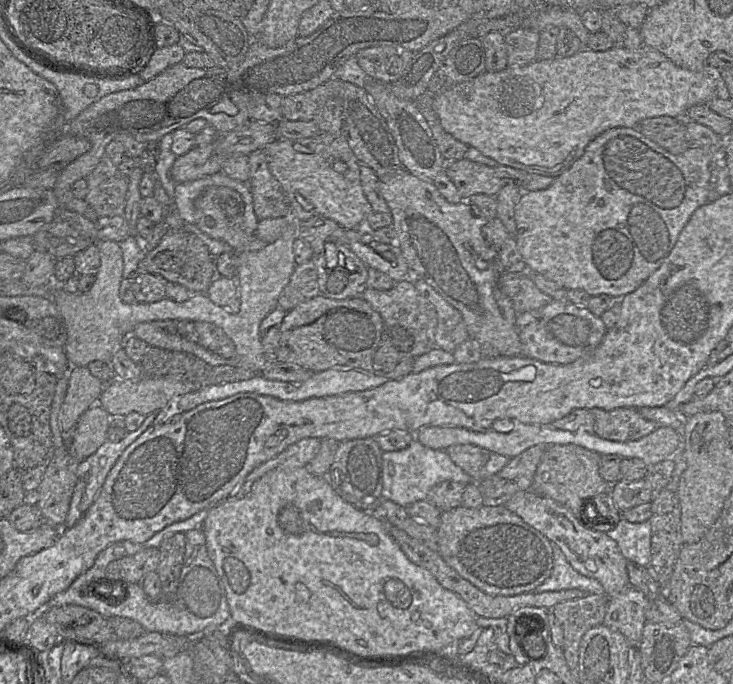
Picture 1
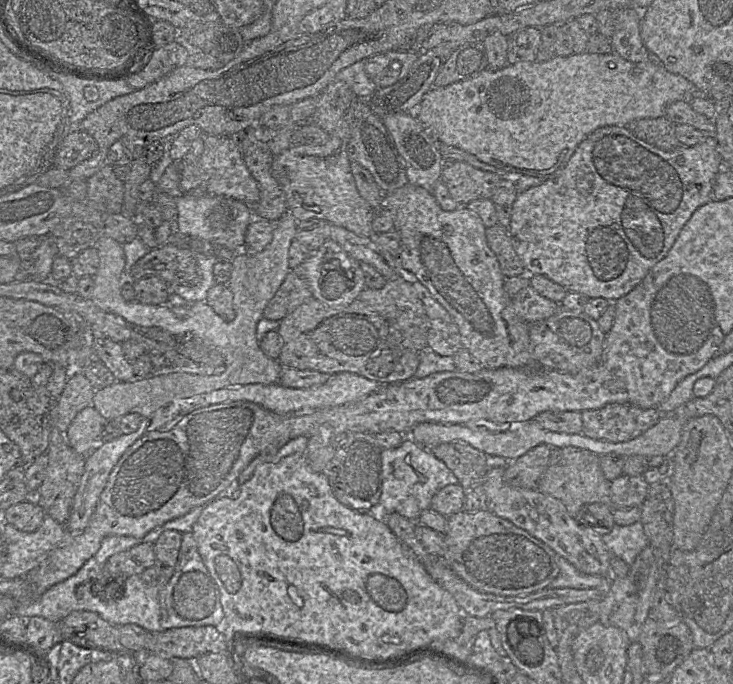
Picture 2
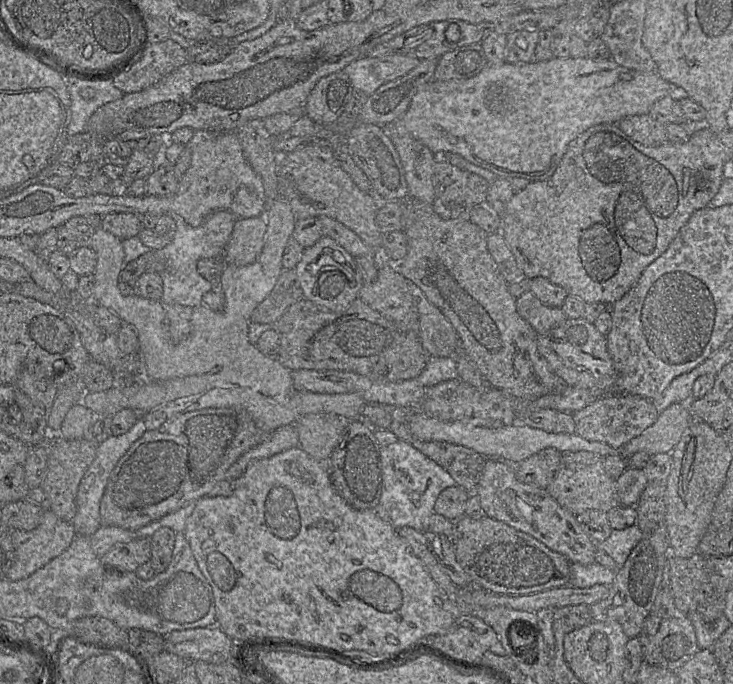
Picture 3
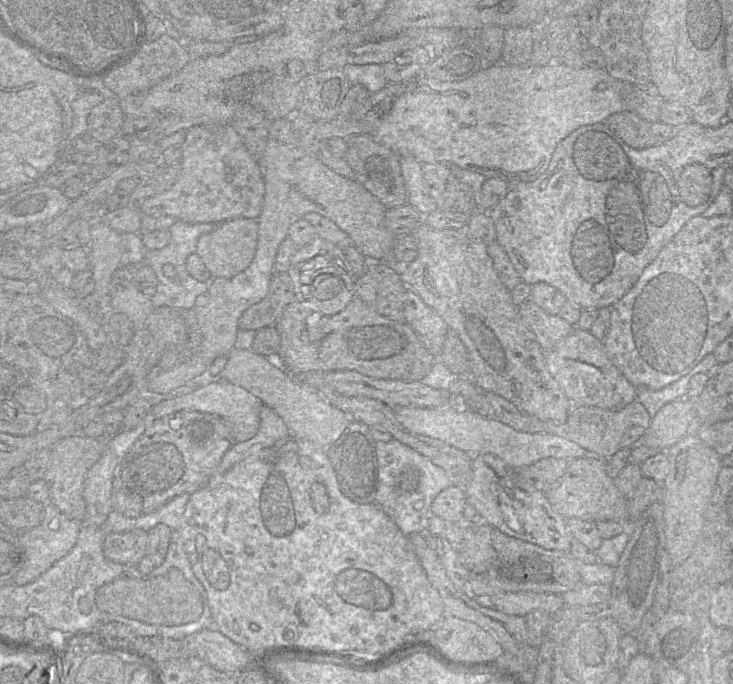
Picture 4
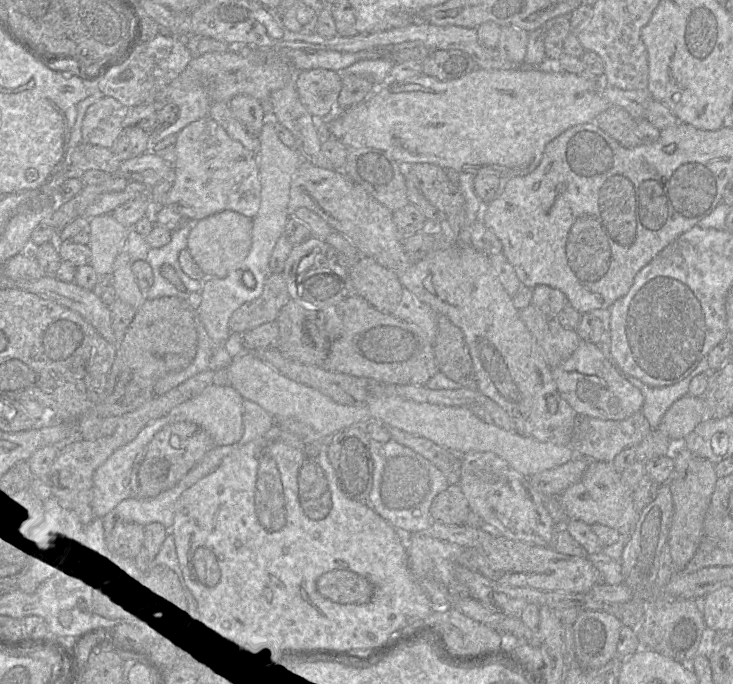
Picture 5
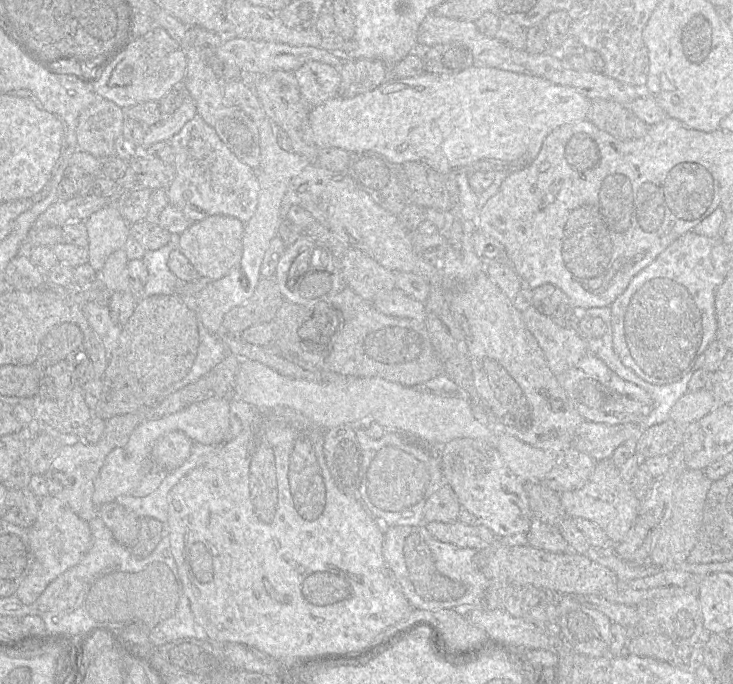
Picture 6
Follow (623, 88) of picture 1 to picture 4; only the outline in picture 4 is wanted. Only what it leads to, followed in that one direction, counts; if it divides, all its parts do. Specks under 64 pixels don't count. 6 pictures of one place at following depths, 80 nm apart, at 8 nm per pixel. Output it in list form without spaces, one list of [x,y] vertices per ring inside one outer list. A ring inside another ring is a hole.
[[[560,61],[548,63],[545,66],[493,63],[461,81],[440,81],[421,74],[408,83],[406,90],[396,98],[391,111],[372,134],[376,141],[400,156],[410,155],[421,163],[455,164],[463,169],[482,174],[486,178],[500,177],[507,181],[534,181],[547,170],[552,154],[563,138],[581,126],[604,122],[611,114],[625,110],[622,100],[625,84],[627,83],[613,78],[605,69],[587,66],[575,69]]]

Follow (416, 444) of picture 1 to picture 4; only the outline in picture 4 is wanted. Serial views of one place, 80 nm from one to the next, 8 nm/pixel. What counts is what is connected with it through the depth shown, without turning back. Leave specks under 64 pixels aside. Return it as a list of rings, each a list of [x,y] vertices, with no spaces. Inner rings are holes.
[[[395,439],[377,441],[376,454],[378,489],[374,503],[406,536],[412,533],[427,533],[429,521],[433,517],[433,500],[442,490],[452,485],[446,472],[429,458]]]

